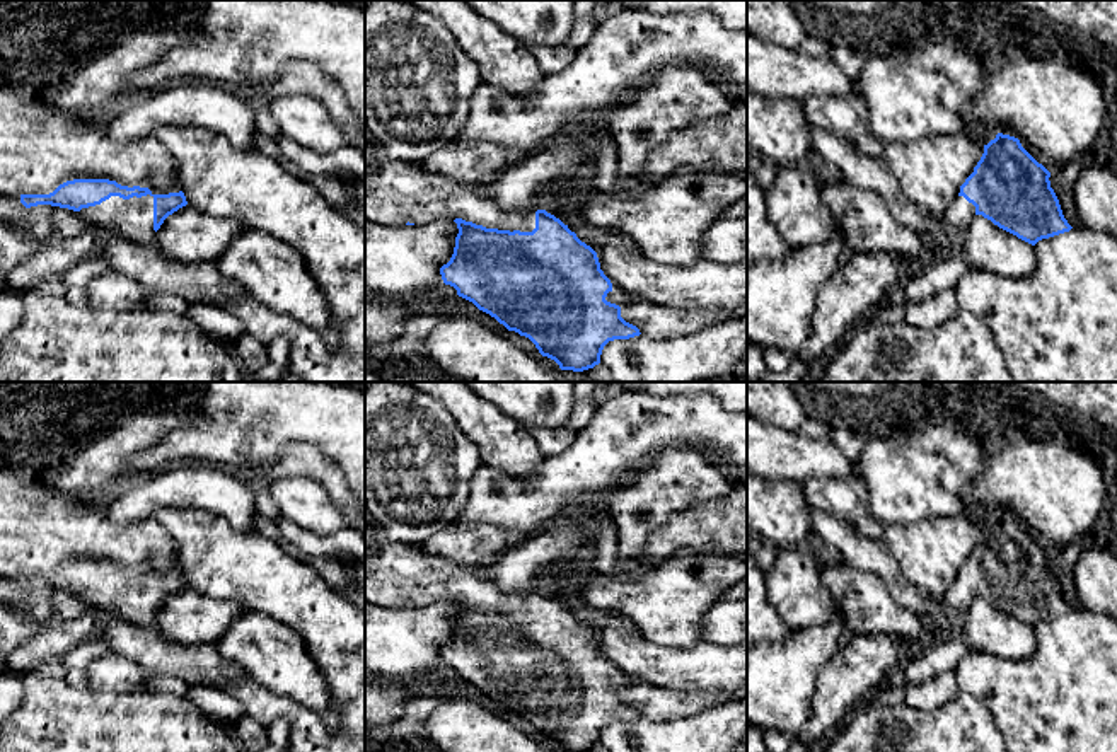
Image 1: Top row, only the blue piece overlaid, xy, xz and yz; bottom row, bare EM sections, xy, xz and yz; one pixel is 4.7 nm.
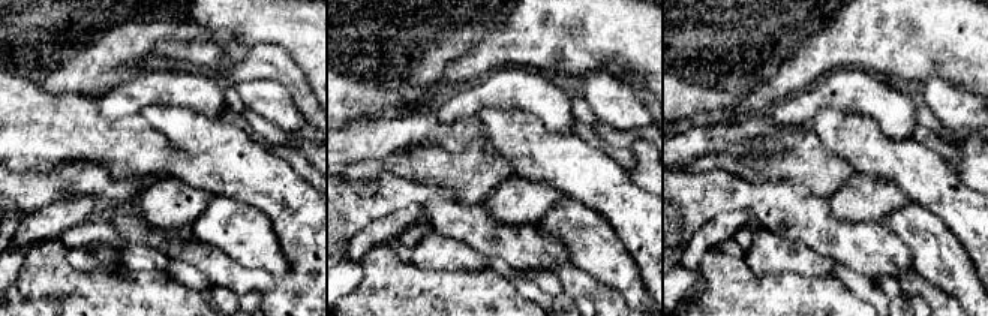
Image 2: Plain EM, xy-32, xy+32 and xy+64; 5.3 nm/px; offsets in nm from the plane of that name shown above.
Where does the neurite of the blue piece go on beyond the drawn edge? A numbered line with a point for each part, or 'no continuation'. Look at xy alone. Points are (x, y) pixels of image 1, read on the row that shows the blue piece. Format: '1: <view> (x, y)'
1: xy (133, 217)

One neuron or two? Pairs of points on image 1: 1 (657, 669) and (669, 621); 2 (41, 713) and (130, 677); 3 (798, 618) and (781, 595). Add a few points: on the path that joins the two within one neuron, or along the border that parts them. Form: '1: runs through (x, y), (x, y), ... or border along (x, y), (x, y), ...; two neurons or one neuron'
1: border along (631, 619), (655, 643), (693, 647), (701, 640); two neurons
2: border along (140, 689), (128, 693), (94, 691); two neurons
3: runs through (798, 613), (787, 601); one neuron

